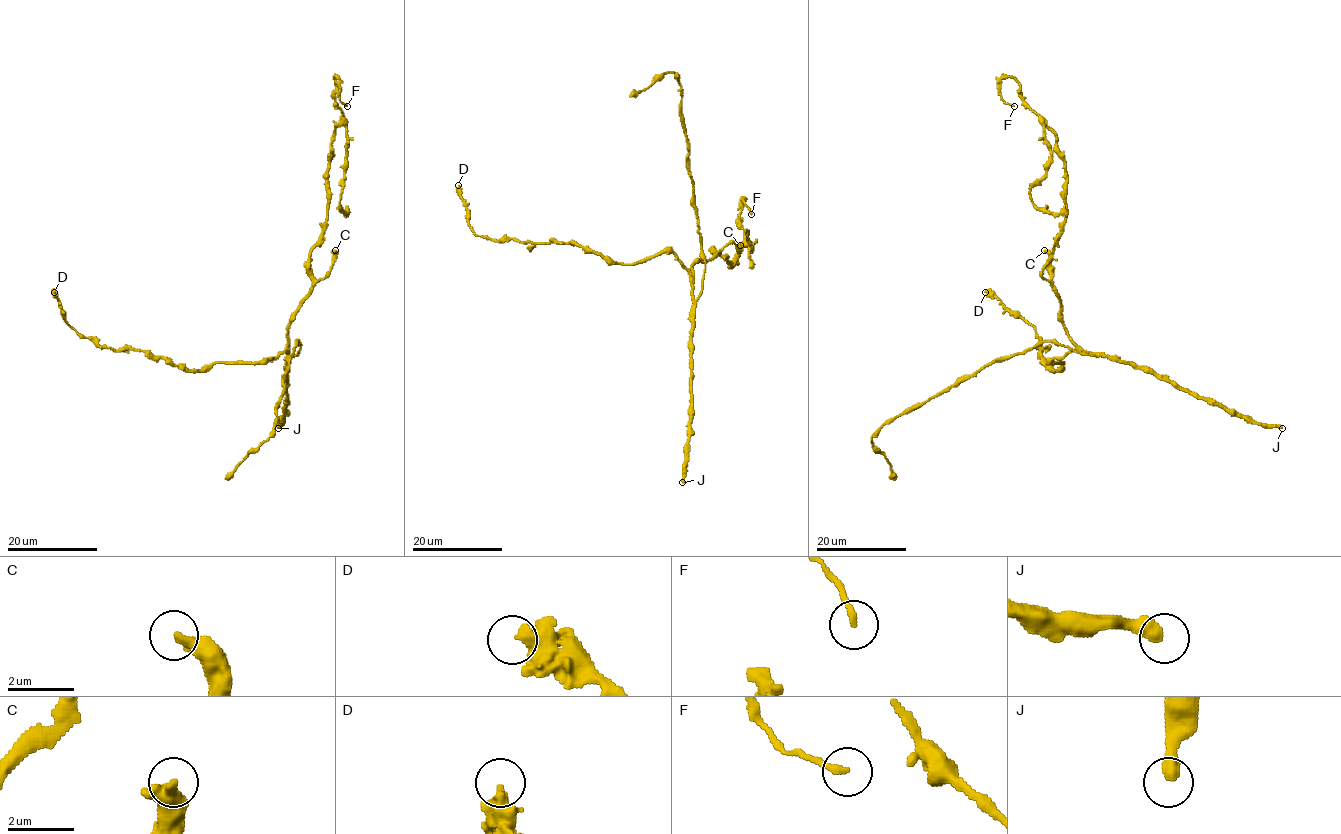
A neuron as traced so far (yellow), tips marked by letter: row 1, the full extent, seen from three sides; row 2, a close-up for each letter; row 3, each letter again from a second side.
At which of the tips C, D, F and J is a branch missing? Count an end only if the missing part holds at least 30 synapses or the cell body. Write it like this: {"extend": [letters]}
{"extend": []}

